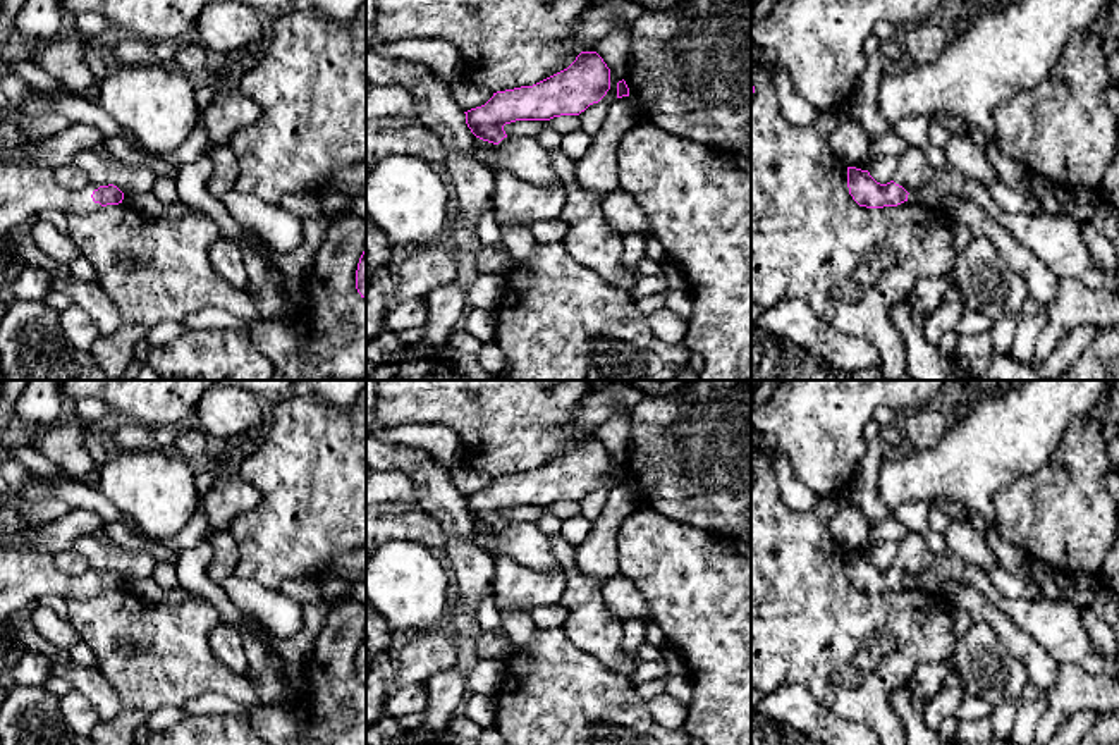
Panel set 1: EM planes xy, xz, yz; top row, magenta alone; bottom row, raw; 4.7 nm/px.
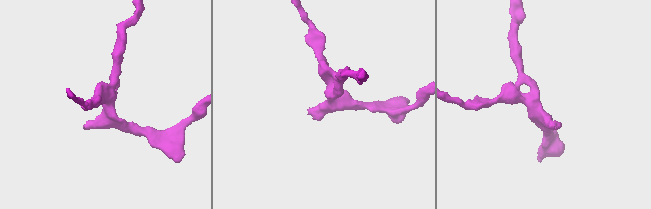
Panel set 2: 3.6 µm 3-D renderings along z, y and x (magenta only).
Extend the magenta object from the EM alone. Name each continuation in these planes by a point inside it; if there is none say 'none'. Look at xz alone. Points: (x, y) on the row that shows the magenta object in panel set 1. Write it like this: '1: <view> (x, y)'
1: xz (480, 152)

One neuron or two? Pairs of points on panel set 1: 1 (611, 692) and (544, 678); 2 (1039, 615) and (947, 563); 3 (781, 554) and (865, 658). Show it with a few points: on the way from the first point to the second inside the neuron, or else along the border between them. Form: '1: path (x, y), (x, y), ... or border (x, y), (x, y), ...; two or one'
1: path (593, 692), (561, 692); one
2: path (1016, 609), (1001, 603), (970, 575); one
3: path (788, 580), (839, 632); one

